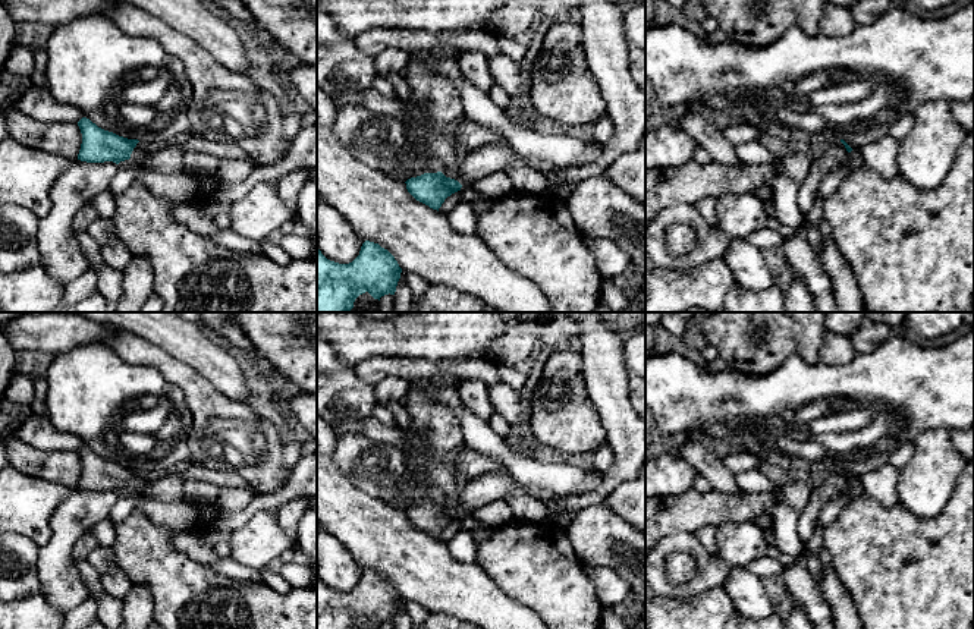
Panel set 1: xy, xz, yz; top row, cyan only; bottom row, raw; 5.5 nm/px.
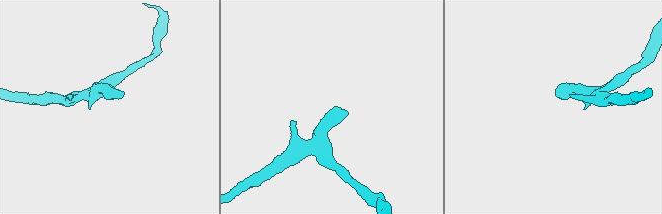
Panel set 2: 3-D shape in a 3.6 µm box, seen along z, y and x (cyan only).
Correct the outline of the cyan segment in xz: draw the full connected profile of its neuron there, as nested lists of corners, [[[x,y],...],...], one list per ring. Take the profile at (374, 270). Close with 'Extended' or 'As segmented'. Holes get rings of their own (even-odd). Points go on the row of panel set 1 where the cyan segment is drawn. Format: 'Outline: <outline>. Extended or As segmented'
Outline: [[[365,240],[359,255],[349,264],[327,260],[317,246],[317,312],[349,312],[355,299],[368,292],[374,299],[395,295],[402,268],[395,257],[378,243]]]. As segmented

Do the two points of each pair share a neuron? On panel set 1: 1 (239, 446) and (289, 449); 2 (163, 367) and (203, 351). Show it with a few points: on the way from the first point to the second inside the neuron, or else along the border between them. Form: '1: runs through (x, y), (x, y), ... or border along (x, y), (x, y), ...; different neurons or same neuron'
1: border along (283, 443), (283, 464), (291, 469); different neurons
2: border along (150, 342), (192, 365), (209, 380); different neurons

